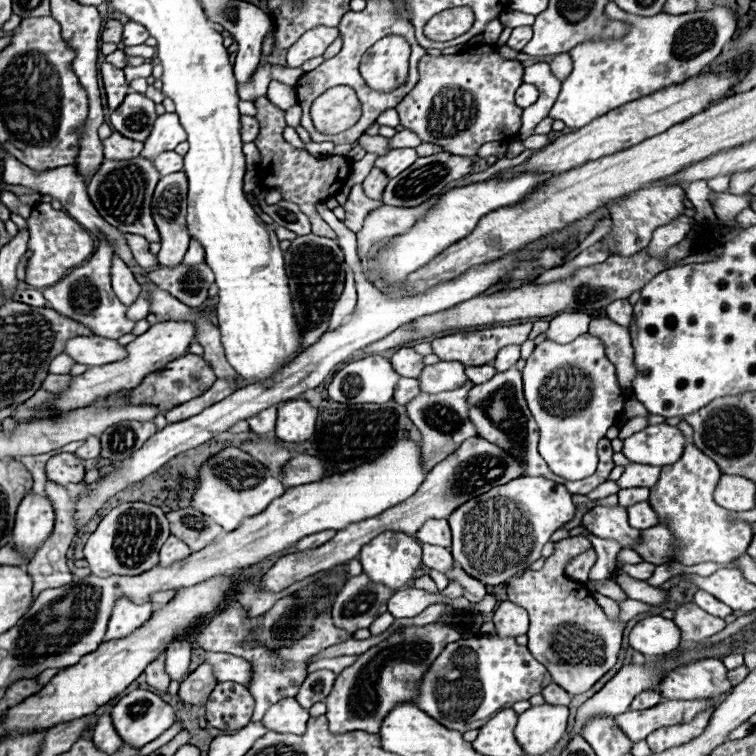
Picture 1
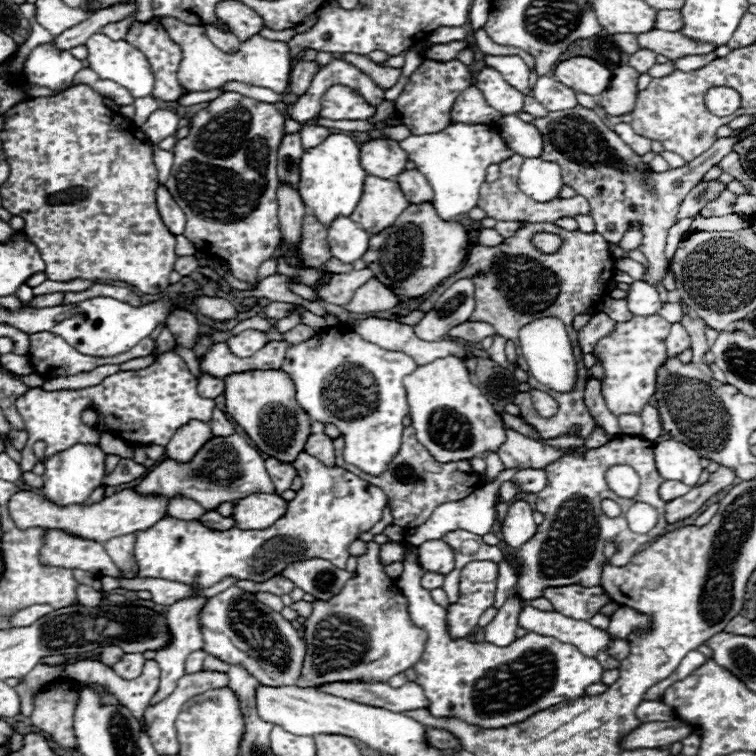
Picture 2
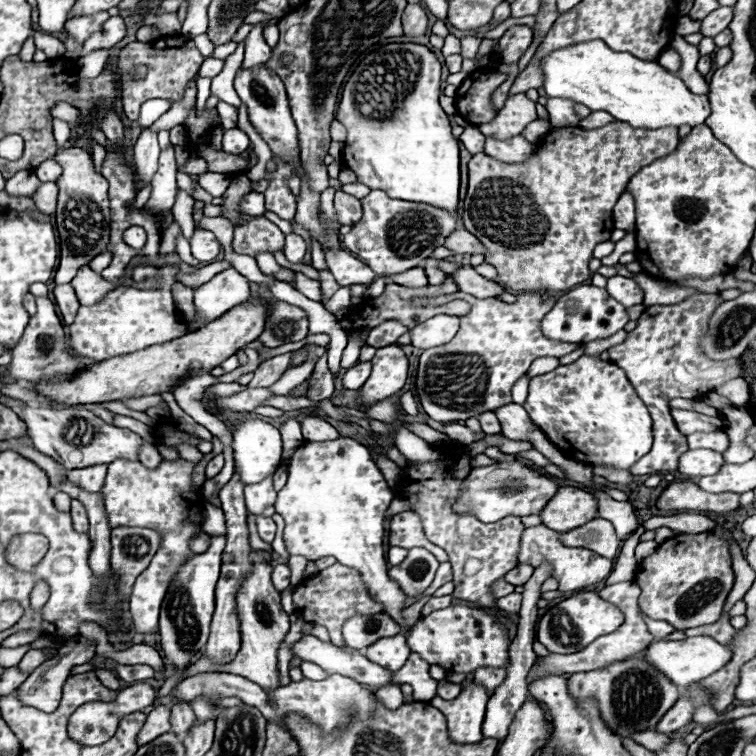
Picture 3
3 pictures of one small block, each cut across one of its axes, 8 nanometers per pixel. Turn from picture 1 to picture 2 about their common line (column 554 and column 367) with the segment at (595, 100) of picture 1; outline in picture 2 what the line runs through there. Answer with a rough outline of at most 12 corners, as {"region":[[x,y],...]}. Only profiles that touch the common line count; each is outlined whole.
{"region":[[348,86],[322,96],[316,118],[368,120],[376,106]]}

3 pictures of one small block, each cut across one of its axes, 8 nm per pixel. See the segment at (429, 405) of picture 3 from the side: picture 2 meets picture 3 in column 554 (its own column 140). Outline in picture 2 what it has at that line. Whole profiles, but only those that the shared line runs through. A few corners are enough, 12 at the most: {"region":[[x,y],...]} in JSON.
{"region":[[52,332],[30,336],[28,358],[44,378],[90,372],[152,354],[154,340],[94,358]]}

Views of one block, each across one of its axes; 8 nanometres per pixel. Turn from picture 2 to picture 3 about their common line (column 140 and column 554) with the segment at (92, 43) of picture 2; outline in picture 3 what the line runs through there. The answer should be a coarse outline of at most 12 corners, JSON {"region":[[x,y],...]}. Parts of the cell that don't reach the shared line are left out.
{"region":[[600,40],[540,66],[550,98],[634,128],[694,128],[708,96]]}

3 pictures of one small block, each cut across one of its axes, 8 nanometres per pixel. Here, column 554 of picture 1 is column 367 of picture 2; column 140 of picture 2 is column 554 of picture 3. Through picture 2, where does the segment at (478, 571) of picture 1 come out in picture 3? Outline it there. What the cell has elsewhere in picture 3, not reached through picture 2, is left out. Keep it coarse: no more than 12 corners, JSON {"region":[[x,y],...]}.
{"region":[[534,526],[522,532],[518,564],[548,562],[562,592],[606,580],[612,560],[560,542]]}

